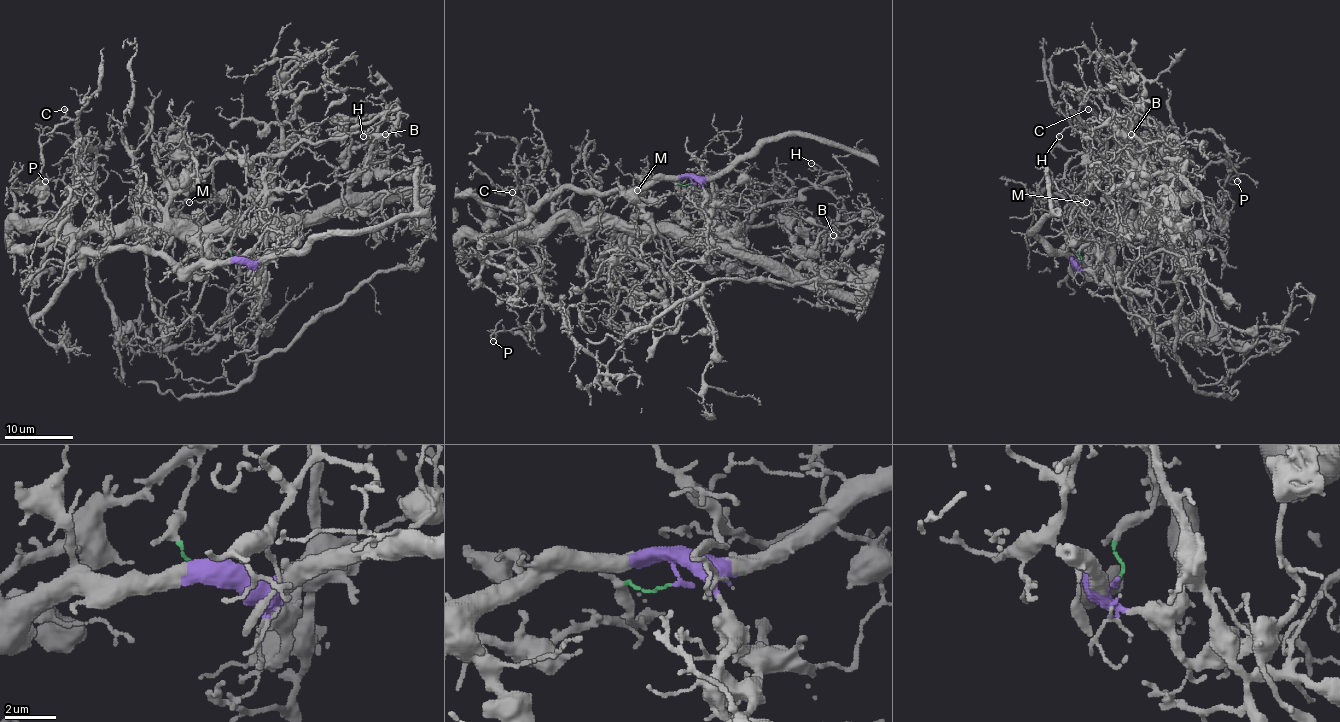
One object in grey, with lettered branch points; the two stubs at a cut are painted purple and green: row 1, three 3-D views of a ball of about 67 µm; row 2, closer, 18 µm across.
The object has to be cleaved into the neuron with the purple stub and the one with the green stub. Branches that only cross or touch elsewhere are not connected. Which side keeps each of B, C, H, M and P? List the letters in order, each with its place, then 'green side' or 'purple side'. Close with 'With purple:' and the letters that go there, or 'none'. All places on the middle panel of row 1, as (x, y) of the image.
B: place (833, 235); green side
C: place (512, 192); green side
H: place (811, 163); green side
M: place (637, 190); purple side
P: place (493, 341); green side
With purple: M

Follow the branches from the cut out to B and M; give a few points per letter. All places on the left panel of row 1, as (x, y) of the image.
B: (241, 262), (231, 237), (267, 168), (269, 209), (318, 213), (344, 196), (388, 119), (385, 134)
M: (241, 262), (209, 262), (204, 257), (199, 247), (197, 218), (206, 203), (188, 203)

